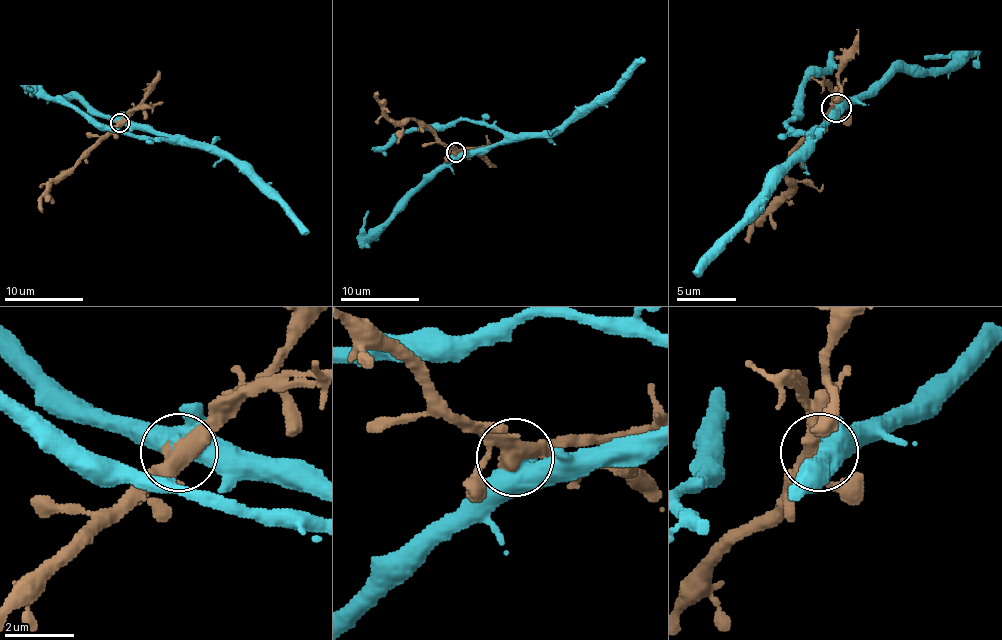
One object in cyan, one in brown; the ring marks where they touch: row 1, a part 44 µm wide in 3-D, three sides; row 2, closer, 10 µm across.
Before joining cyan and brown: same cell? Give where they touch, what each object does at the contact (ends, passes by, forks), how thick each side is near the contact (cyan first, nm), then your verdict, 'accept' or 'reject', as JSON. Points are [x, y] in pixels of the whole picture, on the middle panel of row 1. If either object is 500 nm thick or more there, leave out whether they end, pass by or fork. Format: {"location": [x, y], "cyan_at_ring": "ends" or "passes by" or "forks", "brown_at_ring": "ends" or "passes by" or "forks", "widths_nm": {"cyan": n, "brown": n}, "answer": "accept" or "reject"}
{"location": [455, 152], "widths_nm": {"cyan": 700, "brown": 420}, "answer": "reject"}

